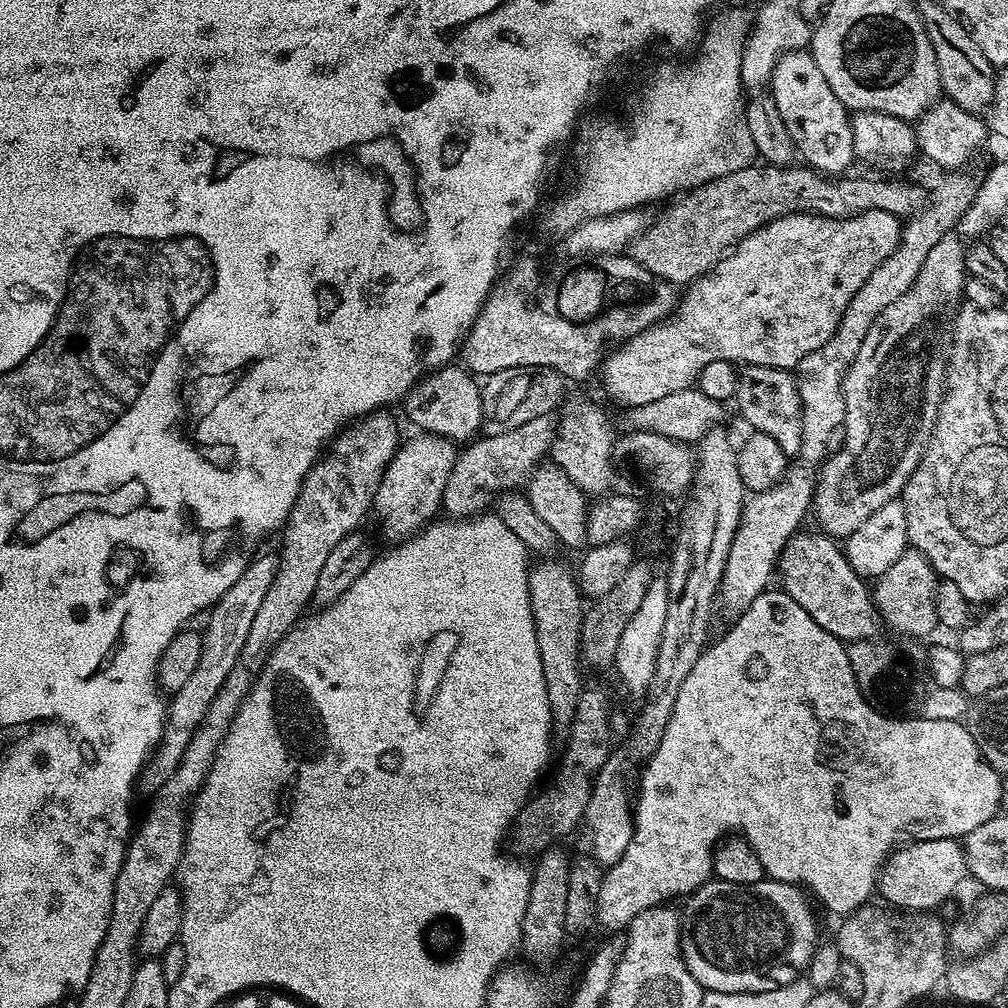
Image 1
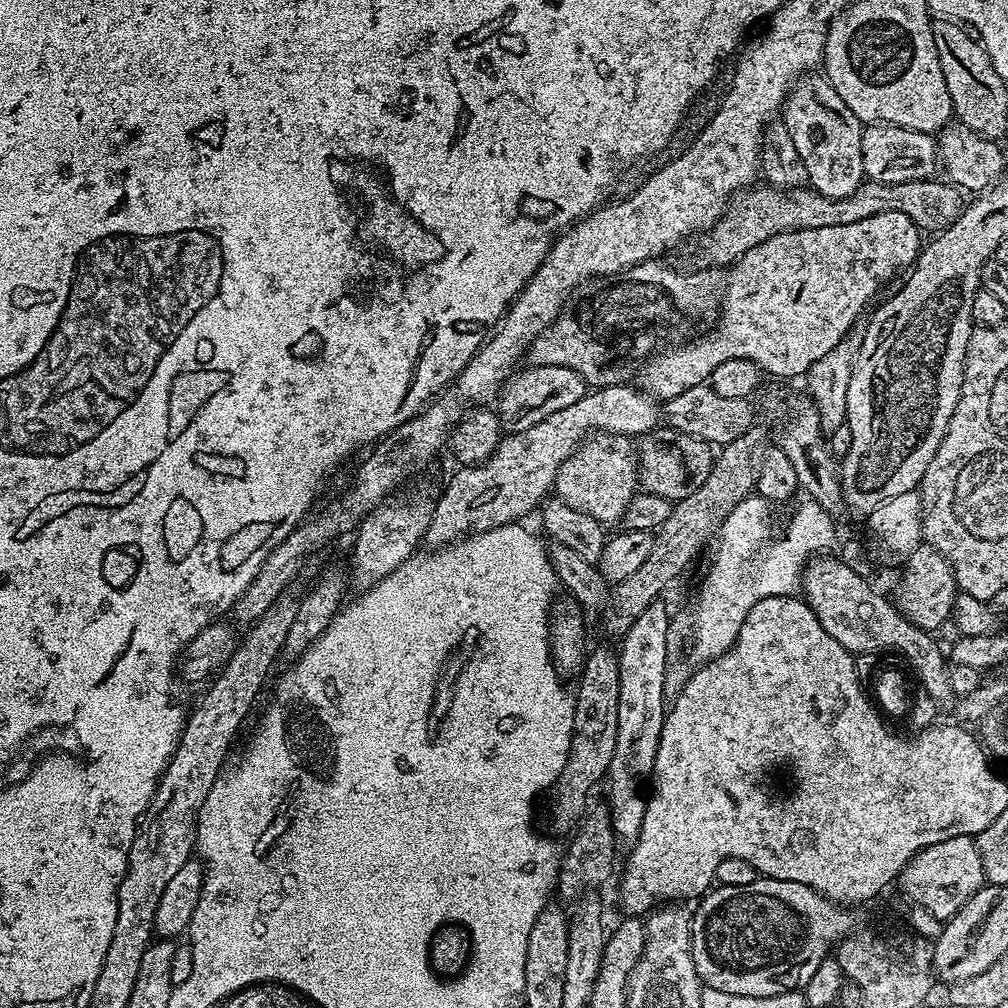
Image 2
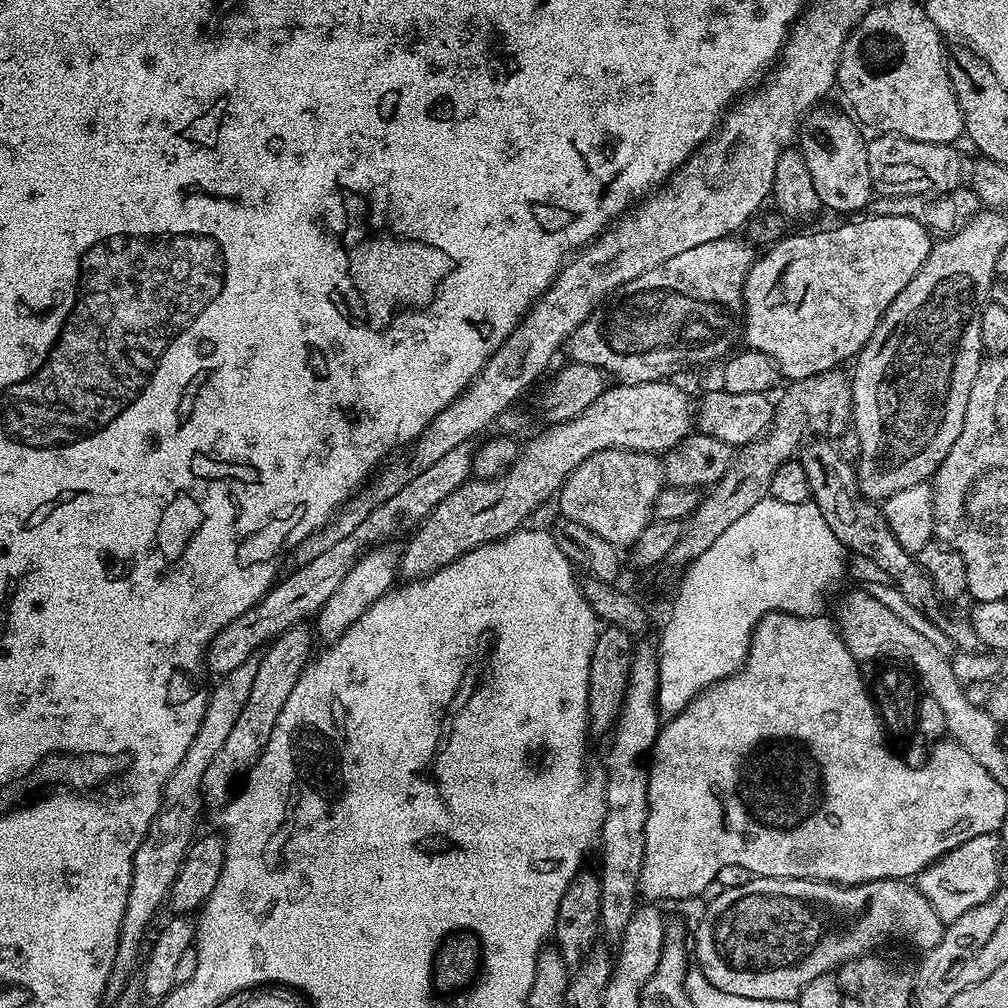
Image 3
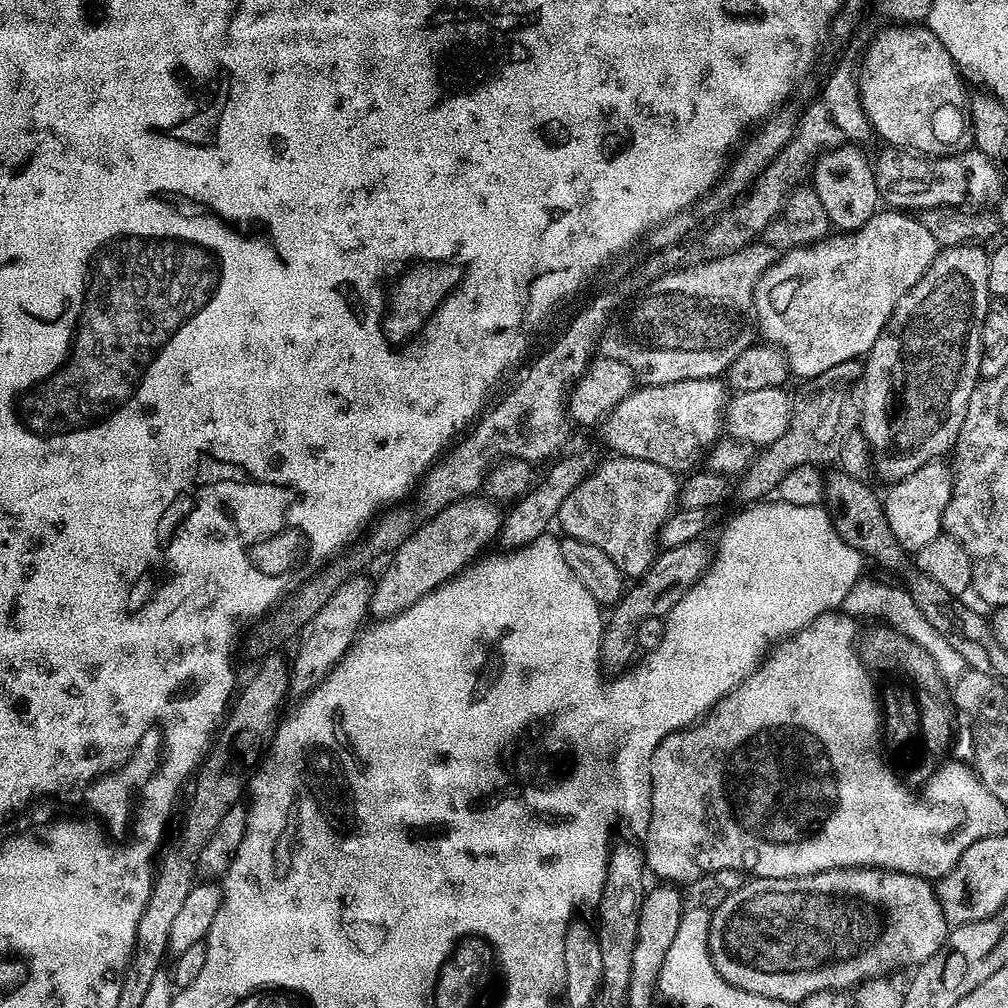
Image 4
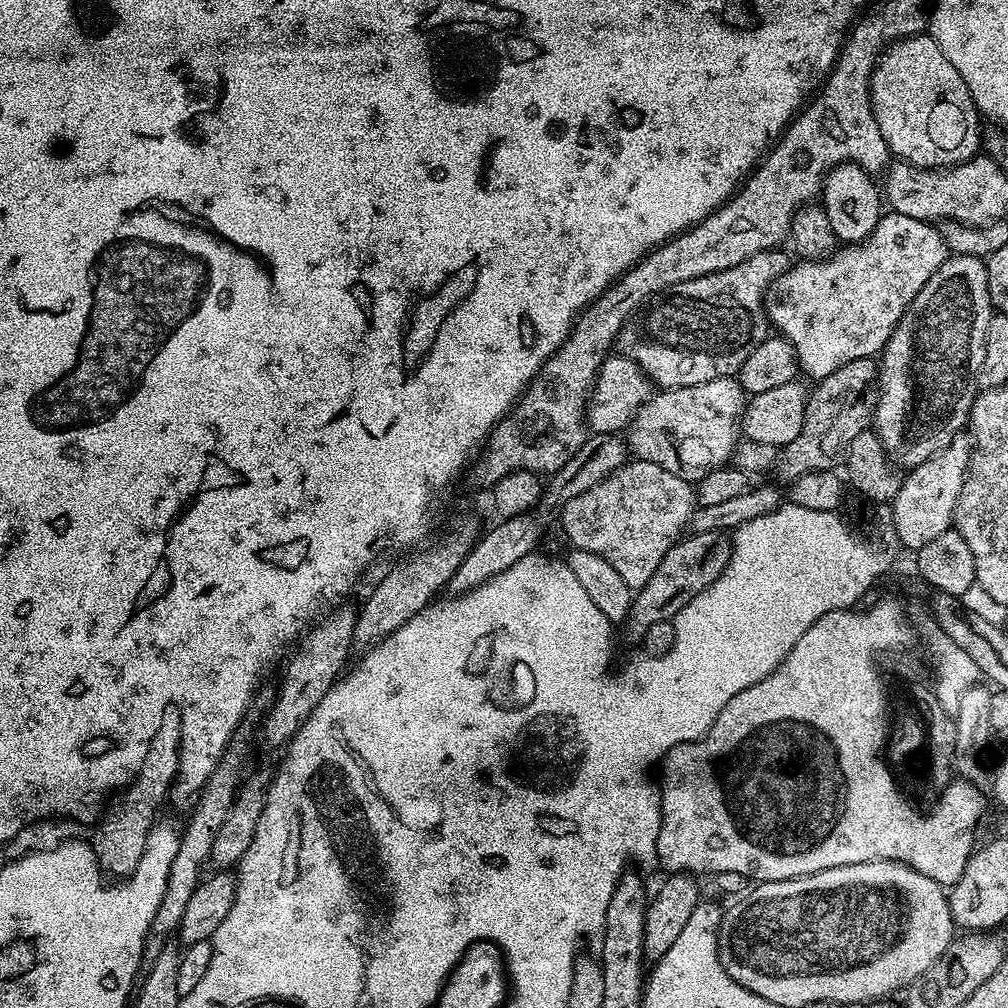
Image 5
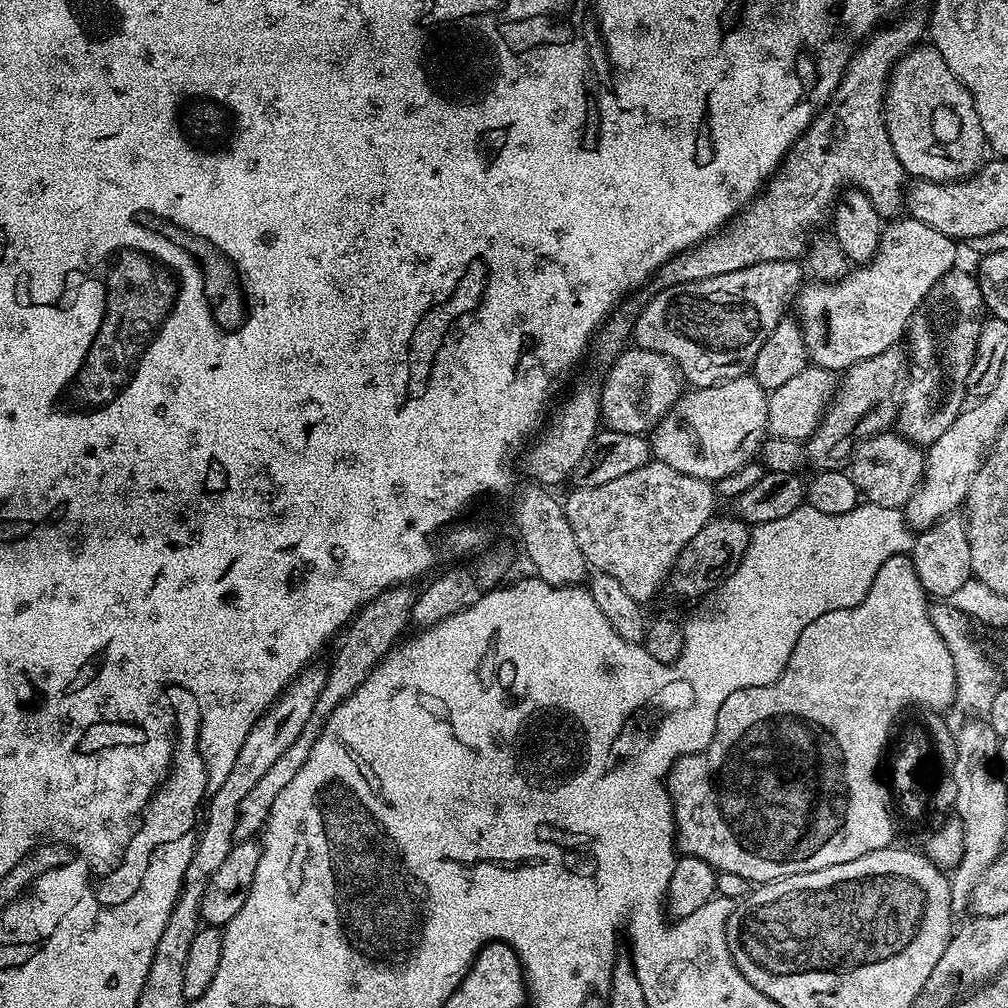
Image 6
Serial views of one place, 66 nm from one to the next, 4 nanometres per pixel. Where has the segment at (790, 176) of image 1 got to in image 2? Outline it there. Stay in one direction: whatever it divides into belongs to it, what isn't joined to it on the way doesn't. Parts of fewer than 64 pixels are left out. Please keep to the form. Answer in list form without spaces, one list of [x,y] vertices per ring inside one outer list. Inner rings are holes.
[[[933,178],[898,184],[879,184],[868,180],[861,184],[858,190],[854,190],[850,198],[826,198],[818,192],[813,192],[808,186],[788,191],[771,186],[753,187],[745,191],[720,220],[699,237],[700,256],[704,259],[701,261],[708,266],[732,266],[744,257],[746,250],[766,242],[766,238],[774,238],[774,234],[818,226],[847,226],[849,222],[862,222],[862,218],[874,218],[874,214],[887,212],[906,214],[906,218],[910,218],[916,227],[925,233],[939,234],[964,212],[966,196],[955,184],[939,184],[938,181],[939,179]]]

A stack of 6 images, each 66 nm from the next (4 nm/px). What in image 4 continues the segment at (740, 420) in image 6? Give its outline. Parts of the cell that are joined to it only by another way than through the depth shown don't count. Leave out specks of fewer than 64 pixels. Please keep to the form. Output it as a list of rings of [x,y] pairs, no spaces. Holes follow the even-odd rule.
[[[713,378],[710,380],[683,380],[682,382],[670,382],[669,384],[650,384],[647,386],[637,387],[626,398],[622,398],[622,402],[618,402],[616,409],[602,421],[602,429],[604,428],[604,440],[612,447],[611,451],[617,456],[629,456],[630,458],[638,458],[646,462],[654,462],[663,468],[669,468],[670,471],[677,474],[688,474],[697,467],[696,463],[701,463],[702,457],[707,453],[708,449],[716,443],[722,432],[722,417],[724,415],[724,405],[726,403],[726,388],[719,379]]]

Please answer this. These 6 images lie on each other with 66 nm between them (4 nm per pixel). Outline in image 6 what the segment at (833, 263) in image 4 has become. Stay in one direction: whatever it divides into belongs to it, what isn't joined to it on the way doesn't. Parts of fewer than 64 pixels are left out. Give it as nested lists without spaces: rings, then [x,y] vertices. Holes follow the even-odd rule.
[[[896,218],[889,224],[892,225],[889,228],[887,225],[881,231],[876,256],[867,264],[853,267],[842,280],[832,283],[808,282],[801,287],[794,308],[800,311],[798,323],[804,332],[808,359],[815,367],[829,368],[831,372],[840,374],[851,364],[874,358],[874,354],[882,354],[888,348],[897,347],[905,339],[912,315],[922,306],[930,290],[934,290],[936,283],[947,272],[957,267],[958,244],[946,234],[911,218]]]

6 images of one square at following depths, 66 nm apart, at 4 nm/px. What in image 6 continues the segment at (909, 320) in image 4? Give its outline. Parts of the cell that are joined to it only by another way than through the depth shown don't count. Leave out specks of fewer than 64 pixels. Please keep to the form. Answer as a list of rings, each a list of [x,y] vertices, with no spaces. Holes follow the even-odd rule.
[[[960,271],[947,272],[936,283],[934,290],[930,290],[930,294],[924,299],[919,310],[912,315],[912,321],[908,323],[906,348],[910,353],[910,375],[898,396],[899,415],[895,427],[905,440],[921,446],[930,445],[938,438],[942,438],[944,431],[950,427],[950,422],[954,422],[954,418],[958,418],[958,414],[964,411],[966,407],[964,396],[969,395],[968,379],[976,361],[980,328],[986,319],[979,279],[973,273],[971,276],[968,272]]]

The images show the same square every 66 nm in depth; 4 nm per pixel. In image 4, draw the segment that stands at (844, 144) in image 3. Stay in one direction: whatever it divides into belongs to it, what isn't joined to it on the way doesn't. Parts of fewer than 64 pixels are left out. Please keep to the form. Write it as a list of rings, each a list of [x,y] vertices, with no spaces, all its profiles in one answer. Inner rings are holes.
[[[839,146],[827,149],[816,157],[810,173],[811,187],[815,188],[818,198],[822,200],[830,224],[840,232],[855,232],[871,216],[876,215],[882,204],[873,165],[868,165],[867,158],[856,148],[859,147]]]

